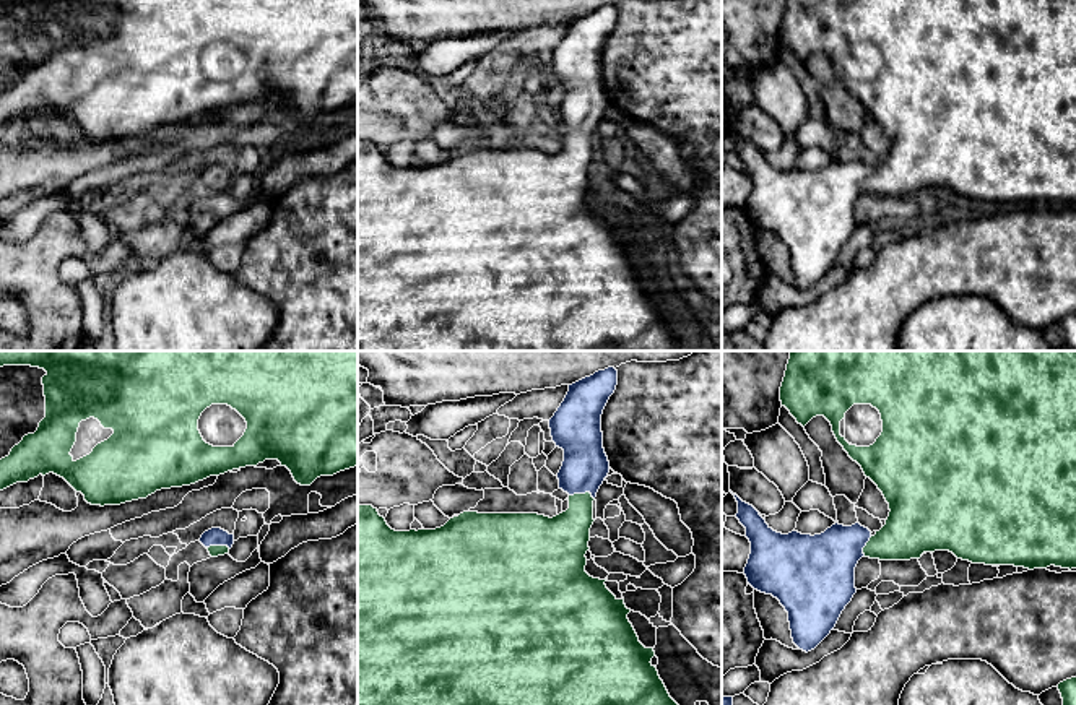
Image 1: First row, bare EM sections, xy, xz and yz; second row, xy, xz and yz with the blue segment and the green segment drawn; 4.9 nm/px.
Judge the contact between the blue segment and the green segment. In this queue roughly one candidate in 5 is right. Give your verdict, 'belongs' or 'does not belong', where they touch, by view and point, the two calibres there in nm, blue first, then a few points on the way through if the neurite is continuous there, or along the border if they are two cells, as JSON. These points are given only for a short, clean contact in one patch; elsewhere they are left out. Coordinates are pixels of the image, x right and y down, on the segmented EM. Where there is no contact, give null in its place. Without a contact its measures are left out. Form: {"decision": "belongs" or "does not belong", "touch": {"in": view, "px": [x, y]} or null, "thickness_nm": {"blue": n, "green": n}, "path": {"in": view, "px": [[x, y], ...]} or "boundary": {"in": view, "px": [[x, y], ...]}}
{"decision": "belongs", "touch": {"in": "xz", "px": [582, 493]}, "thickness_nm": {"blue": 220, "green": 240}, "path": {"in": "xz", "px": [[585, 465], [582, 471], [582, 493], [581, 514], [564, 538]]}}

